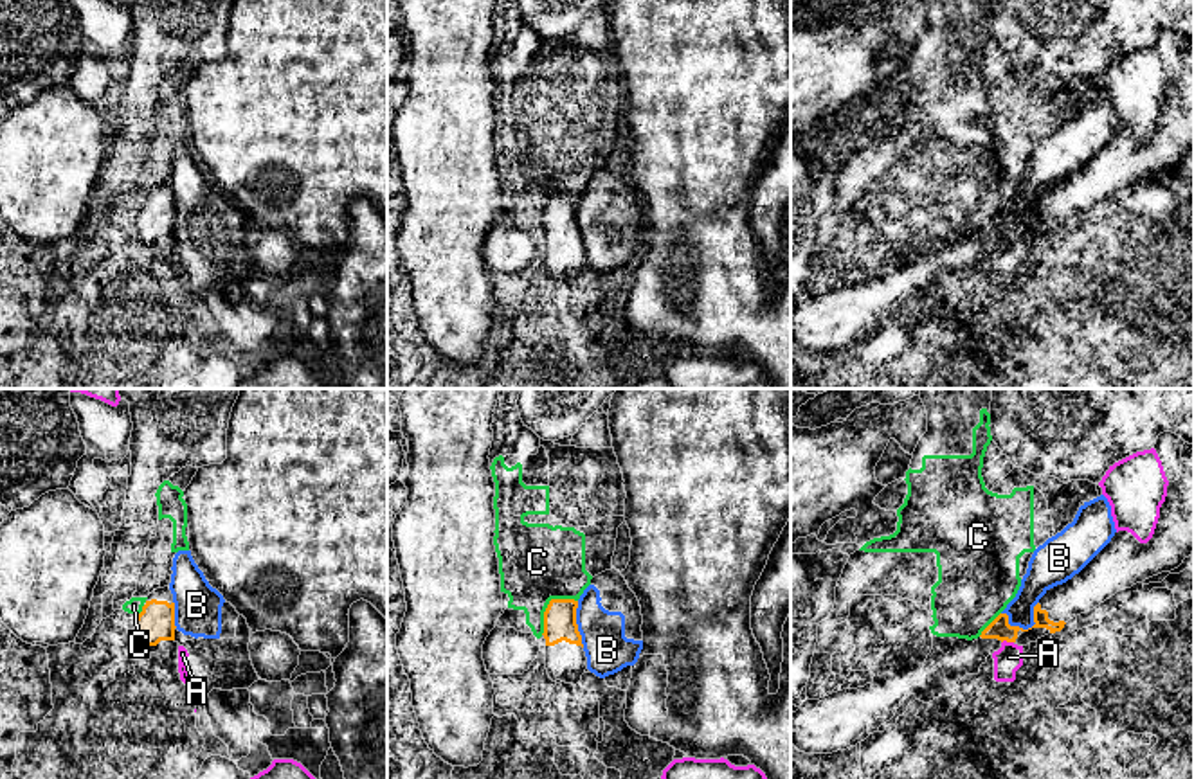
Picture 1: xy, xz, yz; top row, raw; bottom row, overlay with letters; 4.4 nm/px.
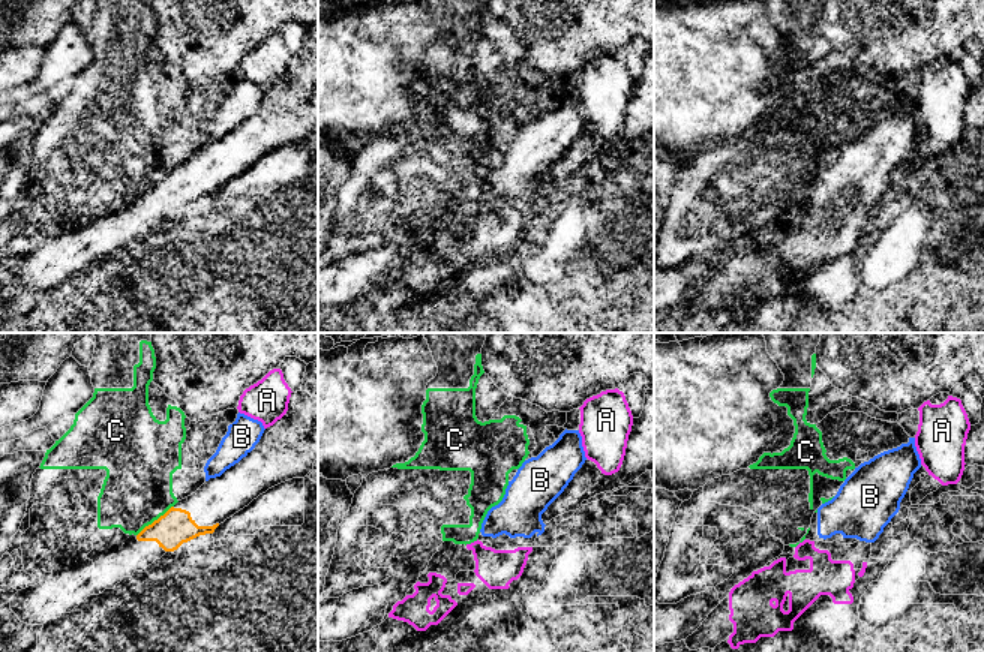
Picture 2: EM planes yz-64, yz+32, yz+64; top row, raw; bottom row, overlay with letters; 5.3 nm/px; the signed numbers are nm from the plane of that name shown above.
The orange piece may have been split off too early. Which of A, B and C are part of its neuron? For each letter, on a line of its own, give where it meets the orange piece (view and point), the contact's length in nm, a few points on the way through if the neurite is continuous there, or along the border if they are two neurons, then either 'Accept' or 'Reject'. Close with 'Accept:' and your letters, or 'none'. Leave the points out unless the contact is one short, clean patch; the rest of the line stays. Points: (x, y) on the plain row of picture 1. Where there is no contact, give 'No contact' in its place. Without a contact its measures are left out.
A: Touches orange at yz (1007, 238). Shared border 60 nm. Boundary: yz (1013, 238), (1002, 240). Reject
B: Touches orange at yz (1025, 227). Shared border 180 nm. Boundary: yz (1038, 198), (1029, 225), (1013, 223), (1002, 211). Reject
C: Touches orange at xz (548, 202). Shared border 220 nm. Boundary: xz (577, 196), (551, 196), (544, 209), (544, 227), (541, 231). Reject
Accept: none

